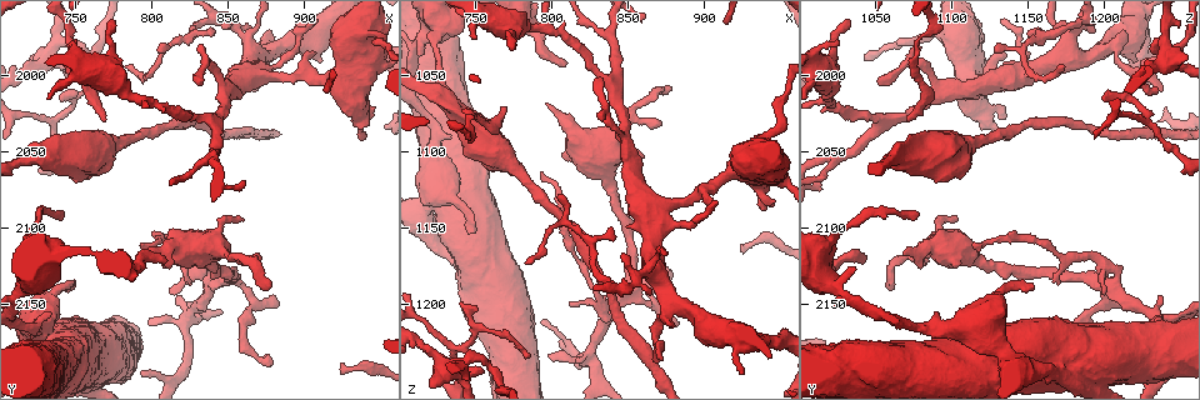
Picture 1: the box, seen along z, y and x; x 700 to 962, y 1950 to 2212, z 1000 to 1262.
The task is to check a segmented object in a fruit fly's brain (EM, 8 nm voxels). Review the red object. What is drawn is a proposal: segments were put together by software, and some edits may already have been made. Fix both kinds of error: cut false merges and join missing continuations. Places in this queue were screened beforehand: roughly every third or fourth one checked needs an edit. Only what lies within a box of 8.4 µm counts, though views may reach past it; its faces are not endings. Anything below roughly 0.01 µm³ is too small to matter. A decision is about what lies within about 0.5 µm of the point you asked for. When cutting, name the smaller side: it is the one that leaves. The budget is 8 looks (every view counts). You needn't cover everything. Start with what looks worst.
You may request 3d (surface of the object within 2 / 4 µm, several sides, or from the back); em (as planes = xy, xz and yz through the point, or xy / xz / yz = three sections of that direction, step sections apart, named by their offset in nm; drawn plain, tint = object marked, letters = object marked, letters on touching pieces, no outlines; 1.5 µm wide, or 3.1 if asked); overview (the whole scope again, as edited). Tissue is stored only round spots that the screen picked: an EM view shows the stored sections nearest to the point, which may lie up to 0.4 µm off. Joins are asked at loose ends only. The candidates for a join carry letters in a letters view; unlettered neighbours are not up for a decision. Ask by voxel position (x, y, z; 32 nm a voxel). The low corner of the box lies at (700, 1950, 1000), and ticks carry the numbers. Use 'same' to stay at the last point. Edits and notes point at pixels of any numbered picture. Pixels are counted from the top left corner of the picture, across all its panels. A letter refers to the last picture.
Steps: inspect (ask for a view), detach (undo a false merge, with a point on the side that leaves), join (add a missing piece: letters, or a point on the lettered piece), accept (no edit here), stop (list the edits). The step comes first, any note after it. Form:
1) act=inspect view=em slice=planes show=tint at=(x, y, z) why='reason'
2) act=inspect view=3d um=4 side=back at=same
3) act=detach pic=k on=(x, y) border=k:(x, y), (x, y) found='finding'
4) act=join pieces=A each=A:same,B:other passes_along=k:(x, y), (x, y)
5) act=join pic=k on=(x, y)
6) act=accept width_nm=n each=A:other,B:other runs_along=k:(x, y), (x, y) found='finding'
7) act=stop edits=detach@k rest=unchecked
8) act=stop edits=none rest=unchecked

act=inspect view=3d um=2 at=(812, 2144, 1200) why='free end'

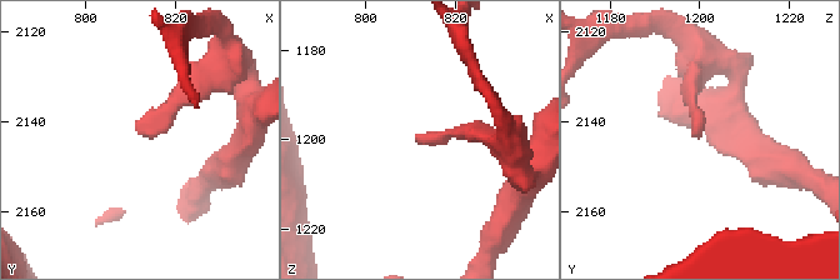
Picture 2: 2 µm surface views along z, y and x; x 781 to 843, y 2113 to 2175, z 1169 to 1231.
act=inspect view=em slice=planes show=letters at=(812, 2142, 1199)

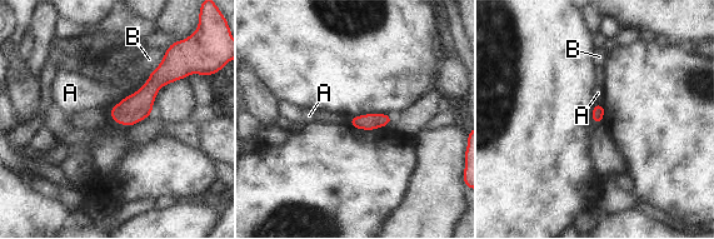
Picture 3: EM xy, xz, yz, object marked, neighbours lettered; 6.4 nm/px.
act=accept each=A:other,B:other border=3:(597, 103), (603, 105) found='no lettered piece goes on from it'

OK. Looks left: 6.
act=inspect view=3d um=2 at=(864, 1968, 1196) why='an open end'

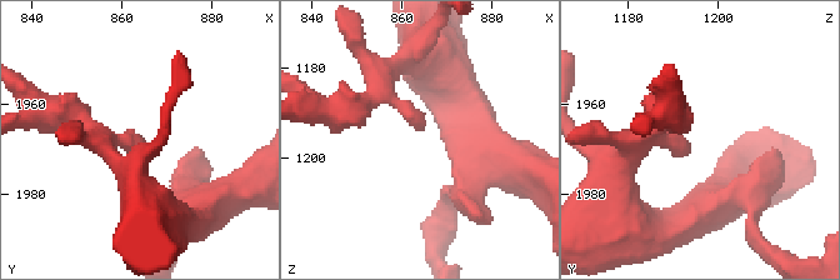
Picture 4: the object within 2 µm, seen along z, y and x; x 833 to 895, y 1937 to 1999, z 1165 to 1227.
act=inspect view=em slice=yz step=8 show=tint at=(865, 1970, 1194) why='shape alone is not enough'

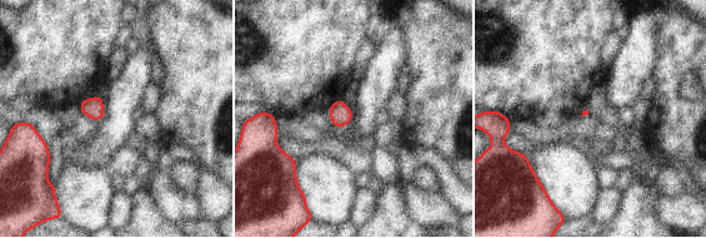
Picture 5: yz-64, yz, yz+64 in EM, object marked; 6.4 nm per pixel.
act=inspect view=em slice=planes show=letters at=same why='another direction'

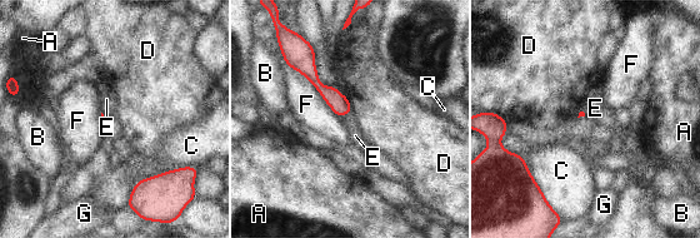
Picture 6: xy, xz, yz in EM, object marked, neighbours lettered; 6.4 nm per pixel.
act=accept longest_contact=F:500nm each=A:other,B:other,C:other,D:other,E:other,F:other,G:other runs_along=6:(298, 67), (301, 67), (348, 110) found='none of them fits'

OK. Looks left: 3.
act=inspect view=3d um=2 at=(866, 2148, 1198) why='arms part here'

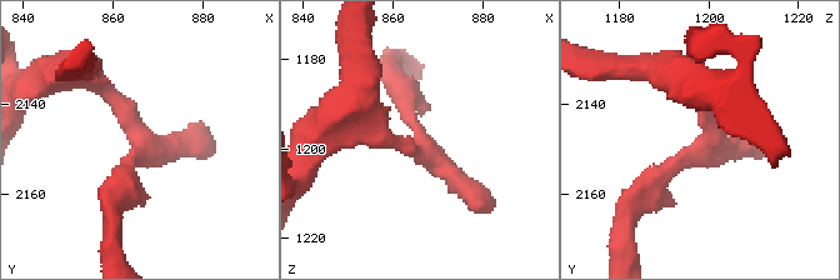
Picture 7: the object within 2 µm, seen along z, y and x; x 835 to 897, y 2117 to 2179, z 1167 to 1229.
act=inspect view=em slice=planes show=plain at=(866, 2147, 1200)

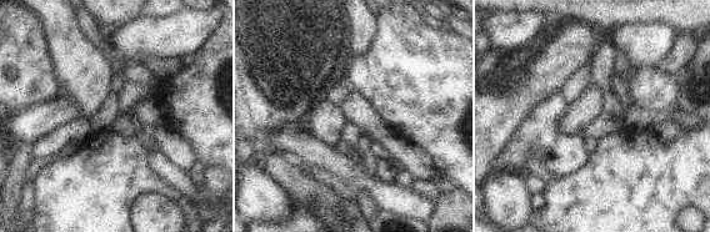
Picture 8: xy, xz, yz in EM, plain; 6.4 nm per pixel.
act=inspect view=em slice=planes show=letters at=same

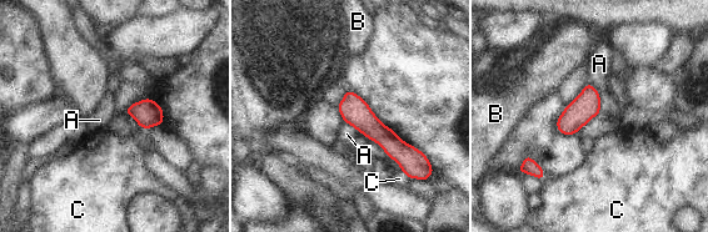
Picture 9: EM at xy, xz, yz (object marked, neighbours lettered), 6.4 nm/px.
act=accept each=A:other,B:other,C:other found='one neuron here'

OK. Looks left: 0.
act=stop edits=none rest=unchecked

